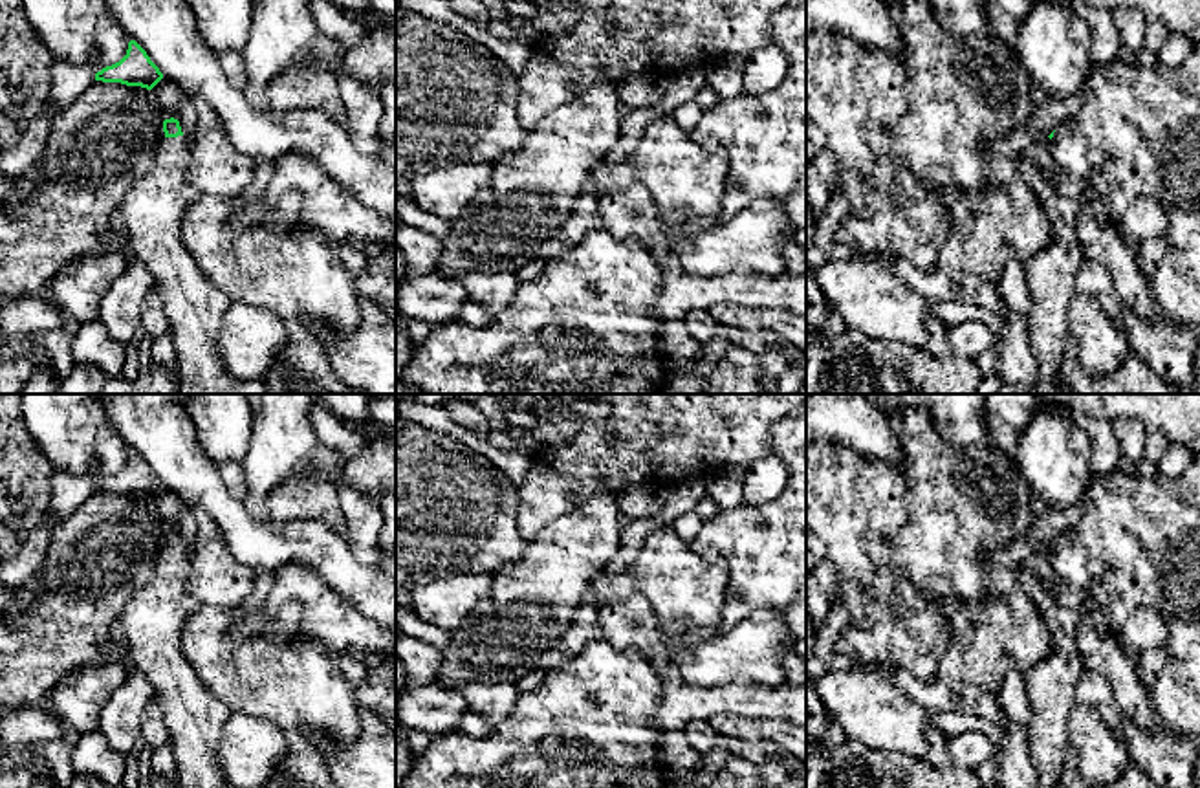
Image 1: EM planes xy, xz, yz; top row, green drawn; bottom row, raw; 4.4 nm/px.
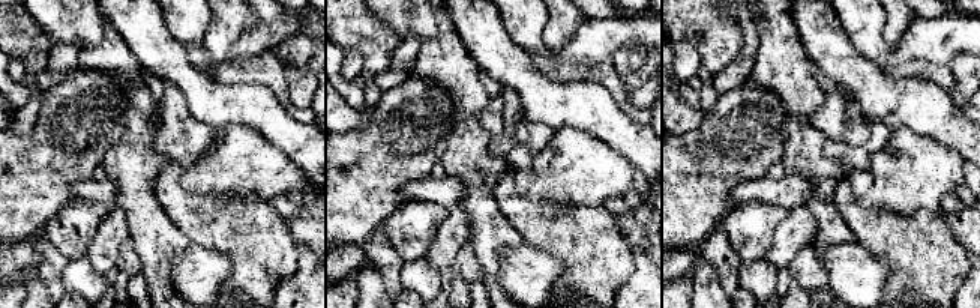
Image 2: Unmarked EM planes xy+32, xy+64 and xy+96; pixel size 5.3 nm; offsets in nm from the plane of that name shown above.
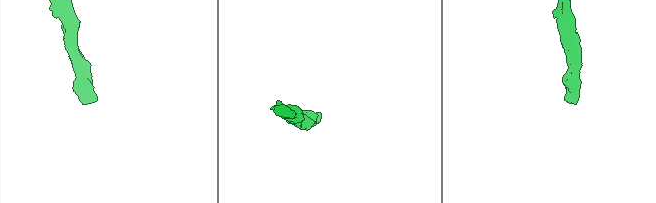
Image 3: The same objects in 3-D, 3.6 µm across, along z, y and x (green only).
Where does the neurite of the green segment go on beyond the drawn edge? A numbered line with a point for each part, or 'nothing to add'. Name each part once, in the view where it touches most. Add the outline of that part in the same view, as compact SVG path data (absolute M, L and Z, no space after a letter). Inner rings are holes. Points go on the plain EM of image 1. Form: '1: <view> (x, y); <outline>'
1: xy (154, 618); M185 546L167 548L156 559L154 577L132 594L119 625L130 645L134 669L148 678L161 704L180 788L235 788L227 783L216 757L222 726L233 711L200 680L181 651L187 619L200 608L187 590L189 553Z

